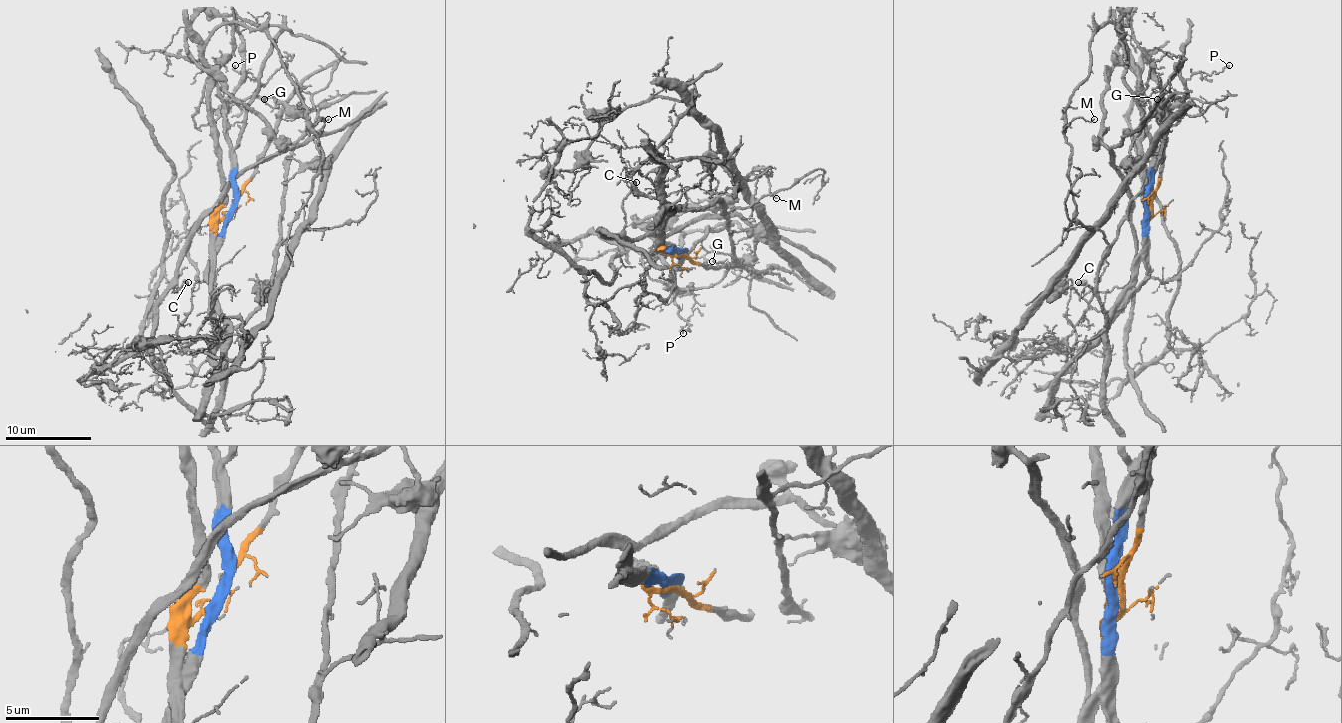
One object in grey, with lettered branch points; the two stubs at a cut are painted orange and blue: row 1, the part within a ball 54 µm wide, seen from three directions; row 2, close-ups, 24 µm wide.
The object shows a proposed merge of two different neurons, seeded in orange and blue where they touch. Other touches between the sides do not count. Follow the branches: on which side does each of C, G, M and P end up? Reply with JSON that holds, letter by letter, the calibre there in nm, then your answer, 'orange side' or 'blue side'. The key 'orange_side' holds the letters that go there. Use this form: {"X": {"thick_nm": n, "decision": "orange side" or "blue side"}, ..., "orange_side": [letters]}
{"C": {"thick_nm": 240, "decision": "orange side"}, "G": {"thick_nm": 140, "decision": "orange side"}, "M": {"thick_nm": 120, "decision": "orange side"}, "P": {"thick_nm": 150, "decision": "blue side"}, "orange_side": ["C", "G", "M"]}

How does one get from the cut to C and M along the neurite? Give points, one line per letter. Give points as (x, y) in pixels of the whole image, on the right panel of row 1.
C: (1150, 205), (1146, 216), (1139, 68), (1120, 38), (1103, 141), (1126, 184), (1133, 278), (1109, 291), (1077, 282)
M: (1150, 205), (1146, 216), (1139, 68), (1105, 23), (1066, 117), (1094, 119)

